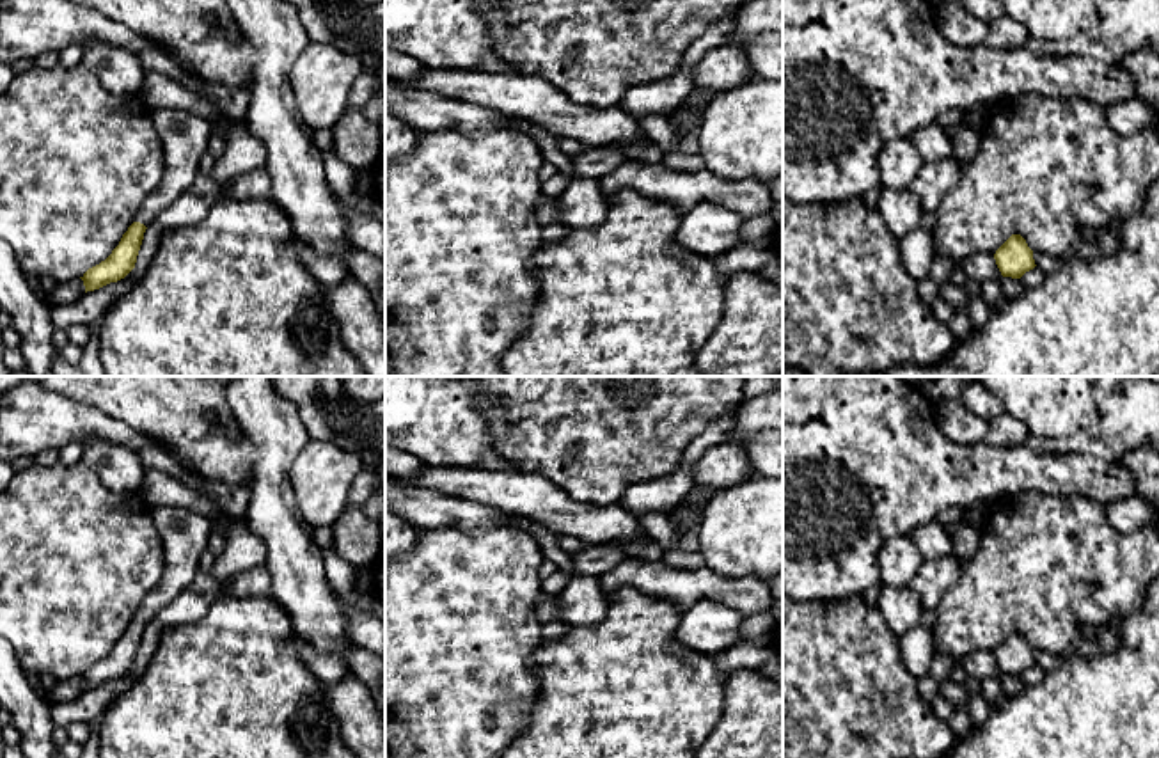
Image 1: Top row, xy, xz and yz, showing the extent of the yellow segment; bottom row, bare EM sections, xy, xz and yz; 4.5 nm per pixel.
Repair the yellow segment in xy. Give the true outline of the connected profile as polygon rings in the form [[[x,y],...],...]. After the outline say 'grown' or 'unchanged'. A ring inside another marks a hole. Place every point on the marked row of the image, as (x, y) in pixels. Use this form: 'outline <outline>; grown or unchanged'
outline [[[158,108],[151,110],[151,124],[165,151],[163,178],[144,201],[135,222],[112,254],[80,277],[85,293],[121,280],[135,268],[147,225],[181,197],[199,176],[199,162],[208,153],[211,122],[186,110]]]; grown

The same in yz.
outline [[[1012,234],[994,254],[996,265],[1003,277],[1021,279],[1033,270],[1033,250],[1021,234]]]; unchanged

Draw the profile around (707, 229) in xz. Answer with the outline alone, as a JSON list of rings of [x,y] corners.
[[[701,201],[682,213],[676,243],[689,252],[715,259],[742,243],[738,238],[742,222],[742,215],[715,202]]]

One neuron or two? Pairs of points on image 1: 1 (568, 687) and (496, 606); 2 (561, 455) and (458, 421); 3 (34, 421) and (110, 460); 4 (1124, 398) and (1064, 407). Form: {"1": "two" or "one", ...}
{"1": "two", "2": "two", "3": "two", "4": "two"}

